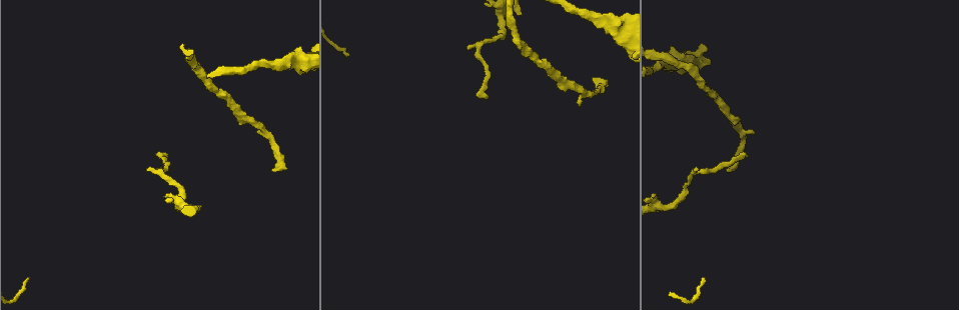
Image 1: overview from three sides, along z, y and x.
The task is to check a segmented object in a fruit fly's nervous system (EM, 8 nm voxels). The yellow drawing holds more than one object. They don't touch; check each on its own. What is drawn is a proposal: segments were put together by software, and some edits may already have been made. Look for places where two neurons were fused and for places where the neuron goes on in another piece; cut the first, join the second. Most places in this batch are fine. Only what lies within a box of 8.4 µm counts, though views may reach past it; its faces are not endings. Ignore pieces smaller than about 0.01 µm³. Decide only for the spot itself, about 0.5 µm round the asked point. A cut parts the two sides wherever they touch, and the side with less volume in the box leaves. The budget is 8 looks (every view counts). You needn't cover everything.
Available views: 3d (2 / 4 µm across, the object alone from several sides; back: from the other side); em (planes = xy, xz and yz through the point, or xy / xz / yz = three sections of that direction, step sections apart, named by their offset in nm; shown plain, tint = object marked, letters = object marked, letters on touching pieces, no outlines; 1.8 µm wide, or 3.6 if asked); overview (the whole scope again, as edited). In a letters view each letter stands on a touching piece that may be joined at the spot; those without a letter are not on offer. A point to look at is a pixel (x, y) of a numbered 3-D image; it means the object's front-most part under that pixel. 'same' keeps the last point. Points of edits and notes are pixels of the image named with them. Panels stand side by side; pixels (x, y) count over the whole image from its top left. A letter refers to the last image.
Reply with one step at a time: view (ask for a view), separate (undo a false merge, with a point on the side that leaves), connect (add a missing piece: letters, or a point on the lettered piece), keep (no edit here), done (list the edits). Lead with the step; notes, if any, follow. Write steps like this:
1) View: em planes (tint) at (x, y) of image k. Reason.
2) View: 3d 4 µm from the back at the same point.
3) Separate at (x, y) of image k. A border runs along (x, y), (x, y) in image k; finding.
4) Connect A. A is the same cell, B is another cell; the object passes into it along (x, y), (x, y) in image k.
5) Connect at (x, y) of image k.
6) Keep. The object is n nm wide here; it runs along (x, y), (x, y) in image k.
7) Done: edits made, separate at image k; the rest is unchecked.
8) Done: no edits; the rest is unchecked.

View: 3d 4 µm at (727, 171) of image 1. Branch stops here.

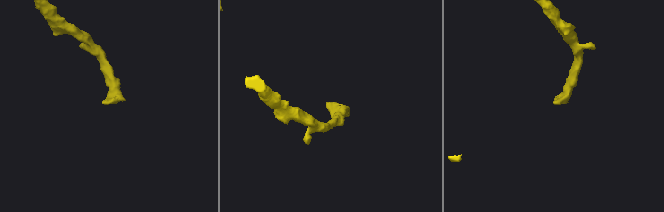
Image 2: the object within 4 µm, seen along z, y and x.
View: em yz step 4 (letters) at (330, 103) of image 2. Shape alone is not enough.

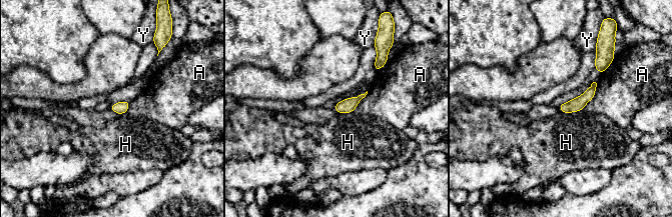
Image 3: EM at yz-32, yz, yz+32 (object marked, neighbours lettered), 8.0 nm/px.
View: em xy step 16 (letters) at the same point.

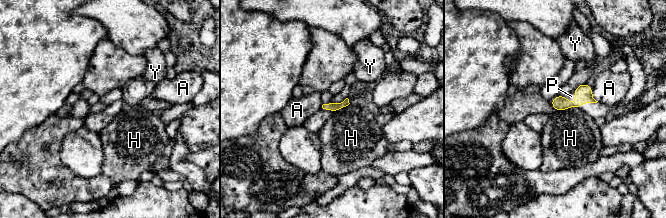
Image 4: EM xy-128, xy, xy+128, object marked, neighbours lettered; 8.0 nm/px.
Connect P. P is the same cell, A, H and Y are other cells; it goes on there.

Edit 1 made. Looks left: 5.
View: overview.

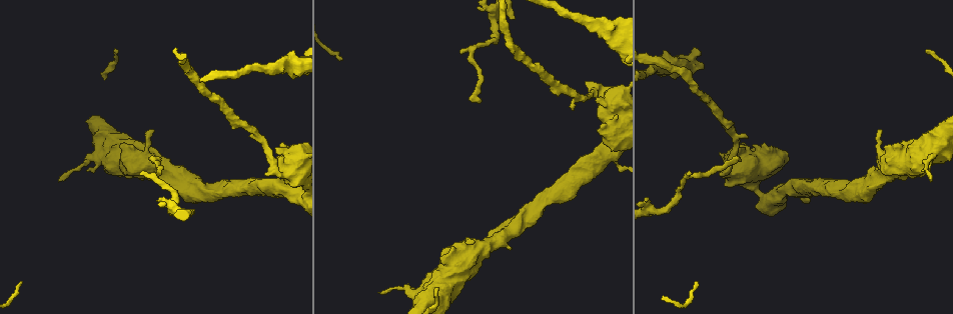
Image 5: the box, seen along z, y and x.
View: em xz step 16 (letters) at (512, 19) of image 5. Branch stops here.

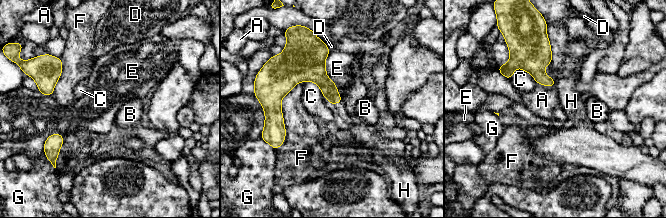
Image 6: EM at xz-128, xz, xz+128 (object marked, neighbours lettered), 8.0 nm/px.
Keep. A, B, C, D, E, F, G and H are other cells; none of them fits.

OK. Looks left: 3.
View: em planes (letters) at (598, 26) of image 5. Thick turns thin.

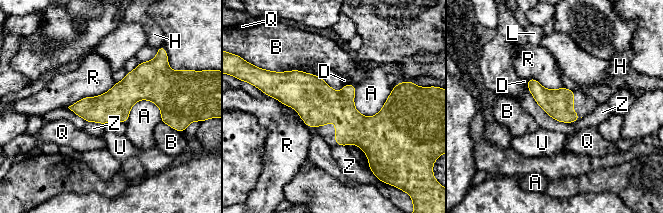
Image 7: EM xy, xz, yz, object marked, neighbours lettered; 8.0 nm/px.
Keep. The object is 220 nm wide here; A, B, D, H, L, Q, R, U and Z are other cells; a border runs along (115, 83), (68, 107) in image 7; all the same neuron.

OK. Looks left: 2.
Done: edits made, connect at image 4; the rest is unchecked.

